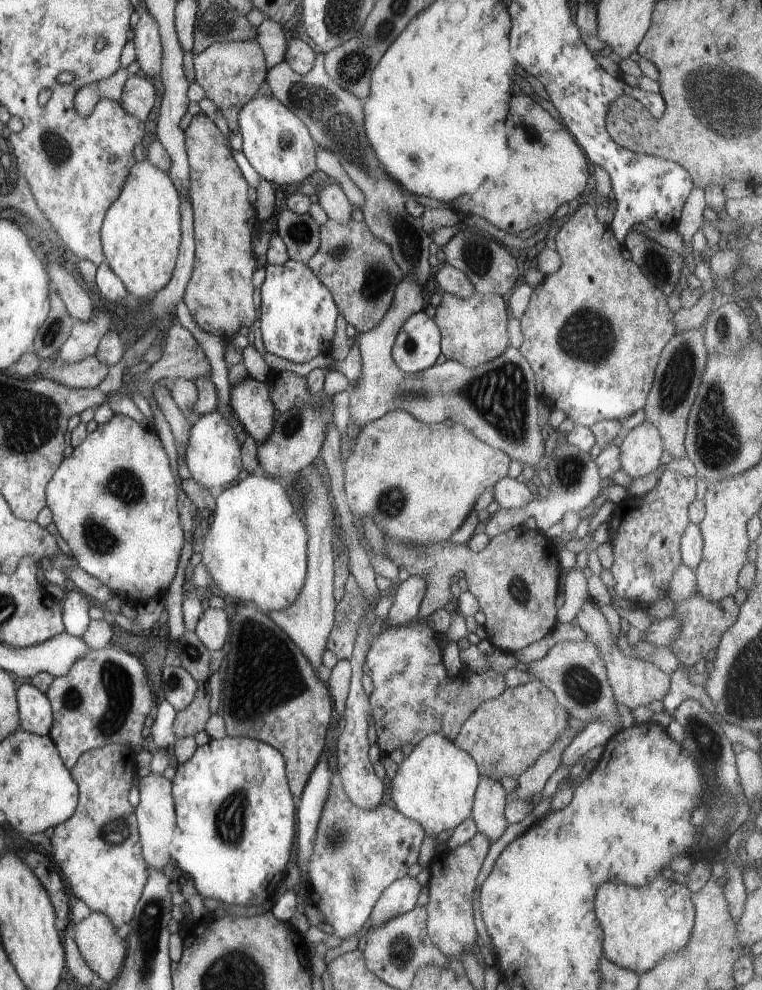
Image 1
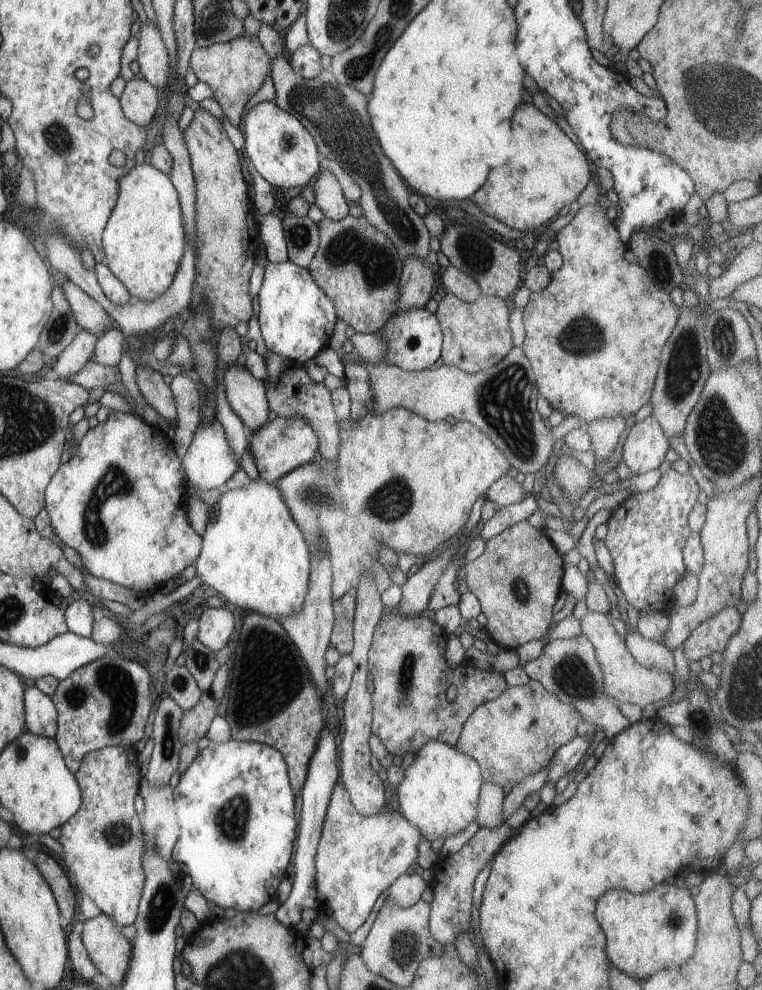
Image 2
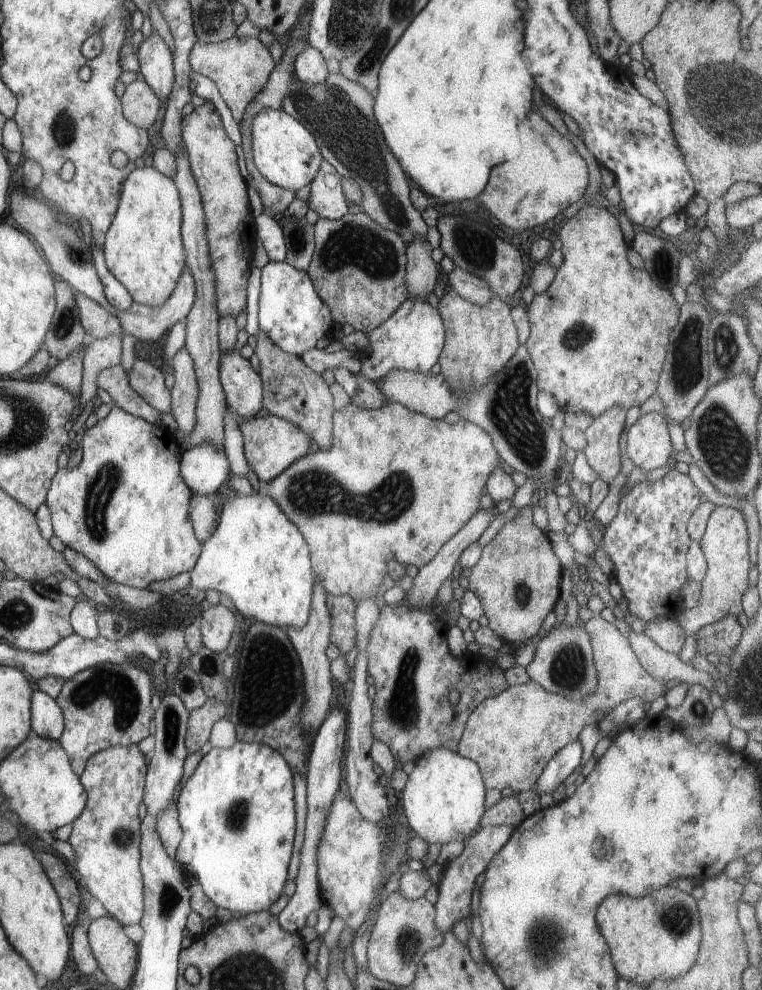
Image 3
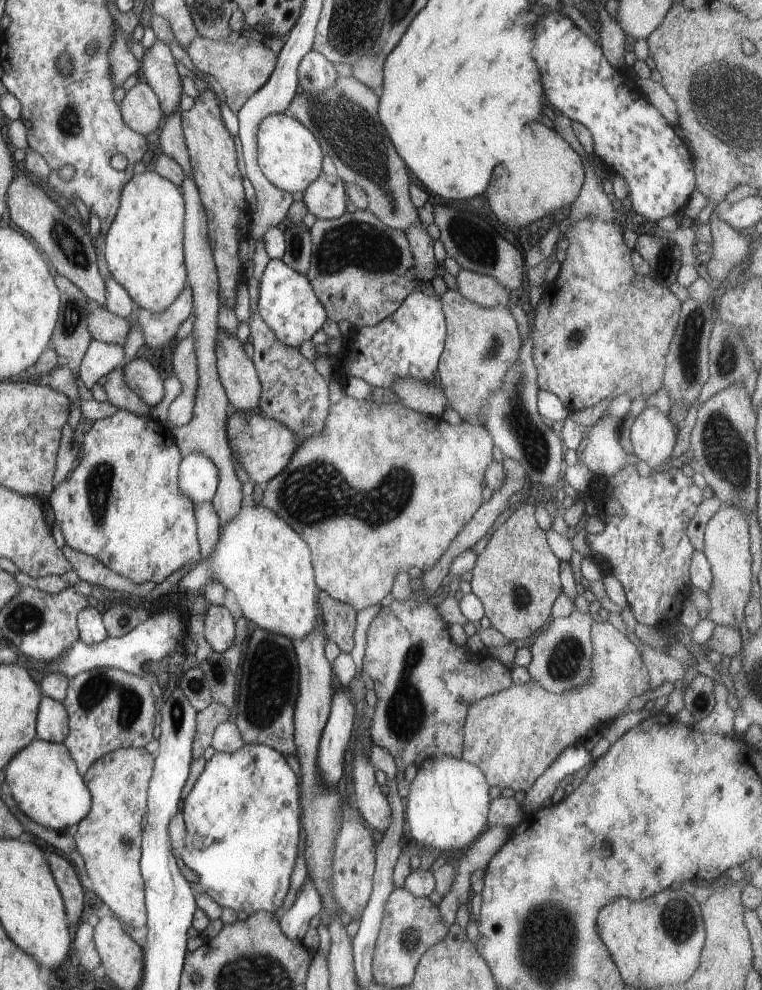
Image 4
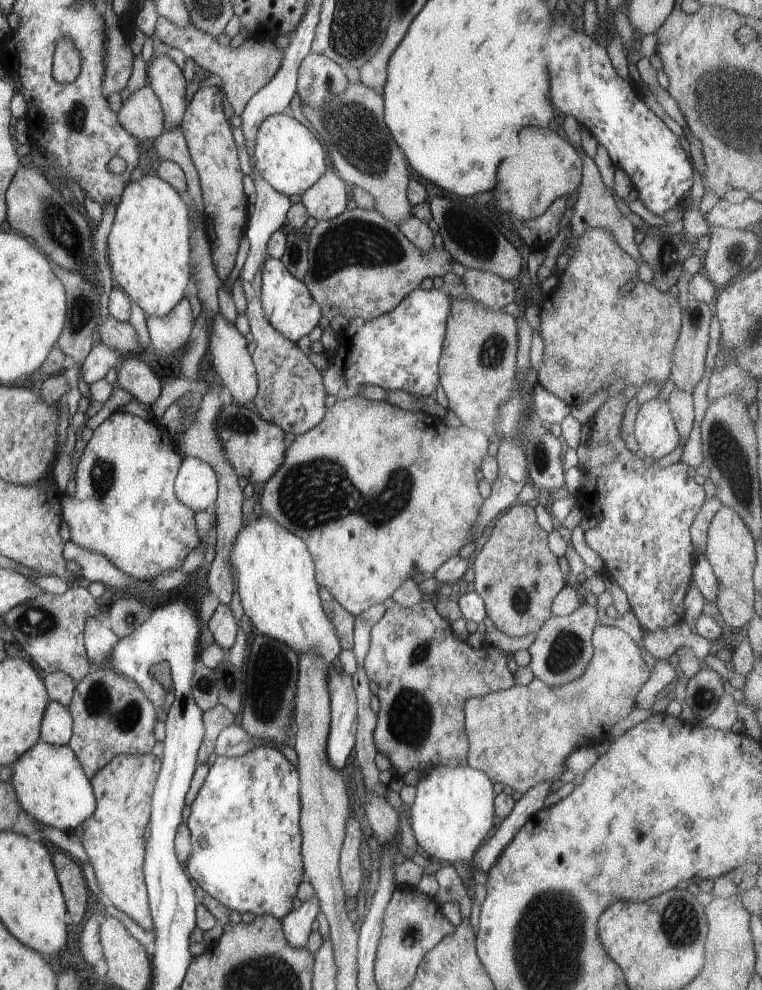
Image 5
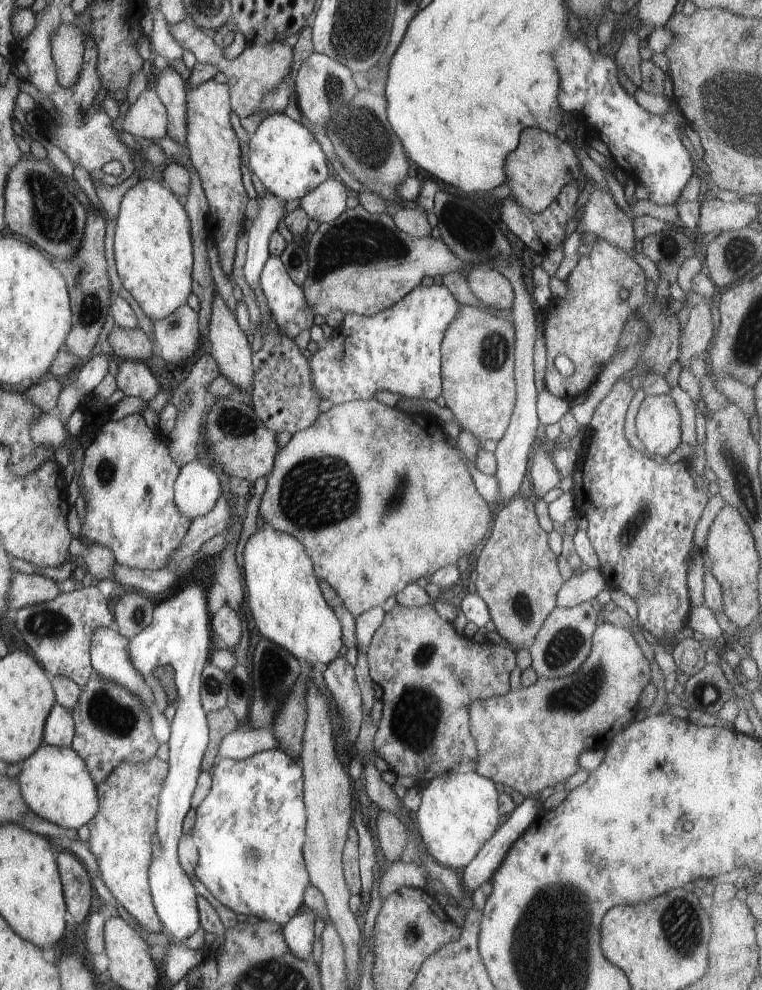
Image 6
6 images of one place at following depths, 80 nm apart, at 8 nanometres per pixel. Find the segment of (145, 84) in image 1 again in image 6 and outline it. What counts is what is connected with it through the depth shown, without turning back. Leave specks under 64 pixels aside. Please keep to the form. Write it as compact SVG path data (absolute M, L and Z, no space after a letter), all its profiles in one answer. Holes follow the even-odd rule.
M146 88L128 106L123 118L117 117L117 124L113 128L132 136L155 140L166 136L166 124L166 108L155 90Z

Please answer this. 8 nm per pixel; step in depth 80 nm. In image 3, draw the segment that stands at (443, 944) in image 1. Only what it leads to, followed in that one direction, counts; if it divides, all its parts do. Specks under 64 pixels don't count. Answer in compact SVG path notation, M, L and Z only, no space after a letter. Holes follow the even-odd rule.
M487 825L477 829L463 843L461 854L445 864L442 879L438 884L438 895L434 906L434 925L442 935L451 930L452 924L457 919L469 920L471 890L474 880L481 874L493 855L503 846L514 828L507 825Z

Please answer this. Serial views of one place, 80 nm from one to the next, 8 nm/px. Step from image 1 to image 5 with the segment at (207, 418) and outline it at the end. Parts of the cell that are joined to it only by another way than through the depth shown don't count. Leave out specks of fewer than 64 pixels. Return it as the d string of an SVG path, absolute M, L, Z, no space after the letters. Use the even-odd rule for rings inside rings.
M183 457L174 480L177 500L193 512L211 508L216 499L216 474L207 464L195 457Z

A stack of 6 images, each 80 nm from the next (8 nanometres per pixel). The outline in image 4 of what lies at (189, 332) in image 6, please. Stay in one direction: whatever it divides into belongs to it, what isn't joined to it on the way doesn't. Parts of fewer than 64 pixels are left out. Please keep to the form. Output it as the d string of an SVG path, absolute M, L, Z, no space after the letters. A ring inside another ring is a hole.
M185 284L184 289L176 299L162 312L154 313L147 309L135 308L127 316L130 326L137 323L140 326L147 346L161 348L173 341L179 325L191 314L192 290Z

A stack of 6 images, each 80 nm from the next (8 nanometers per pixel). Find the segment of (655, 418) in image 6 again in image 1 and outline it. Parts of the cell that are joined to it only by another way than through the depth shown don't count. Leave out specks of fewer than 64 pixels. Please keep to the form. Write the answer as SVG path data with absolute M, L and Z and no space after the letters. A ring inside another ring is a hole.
M642 421L622 433L619 444L620 468L630 478L645 476L659 466L662 440L654 424Z

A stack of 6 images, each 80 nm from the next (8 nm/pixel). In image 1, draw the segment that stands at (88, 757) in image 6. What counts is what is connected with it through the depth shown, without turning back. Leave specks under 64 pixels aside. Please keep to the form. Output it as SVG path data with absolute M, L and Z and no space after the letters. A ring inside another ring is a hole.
M110 645L96 651L89 650L84 657L77 659L63 676L53 679L44 695L52 710L52 725L48 735L67 770L72 769L77 757L89 749L113 743L134 749L140 746L143 721L153 703L145 668L133 655Z

